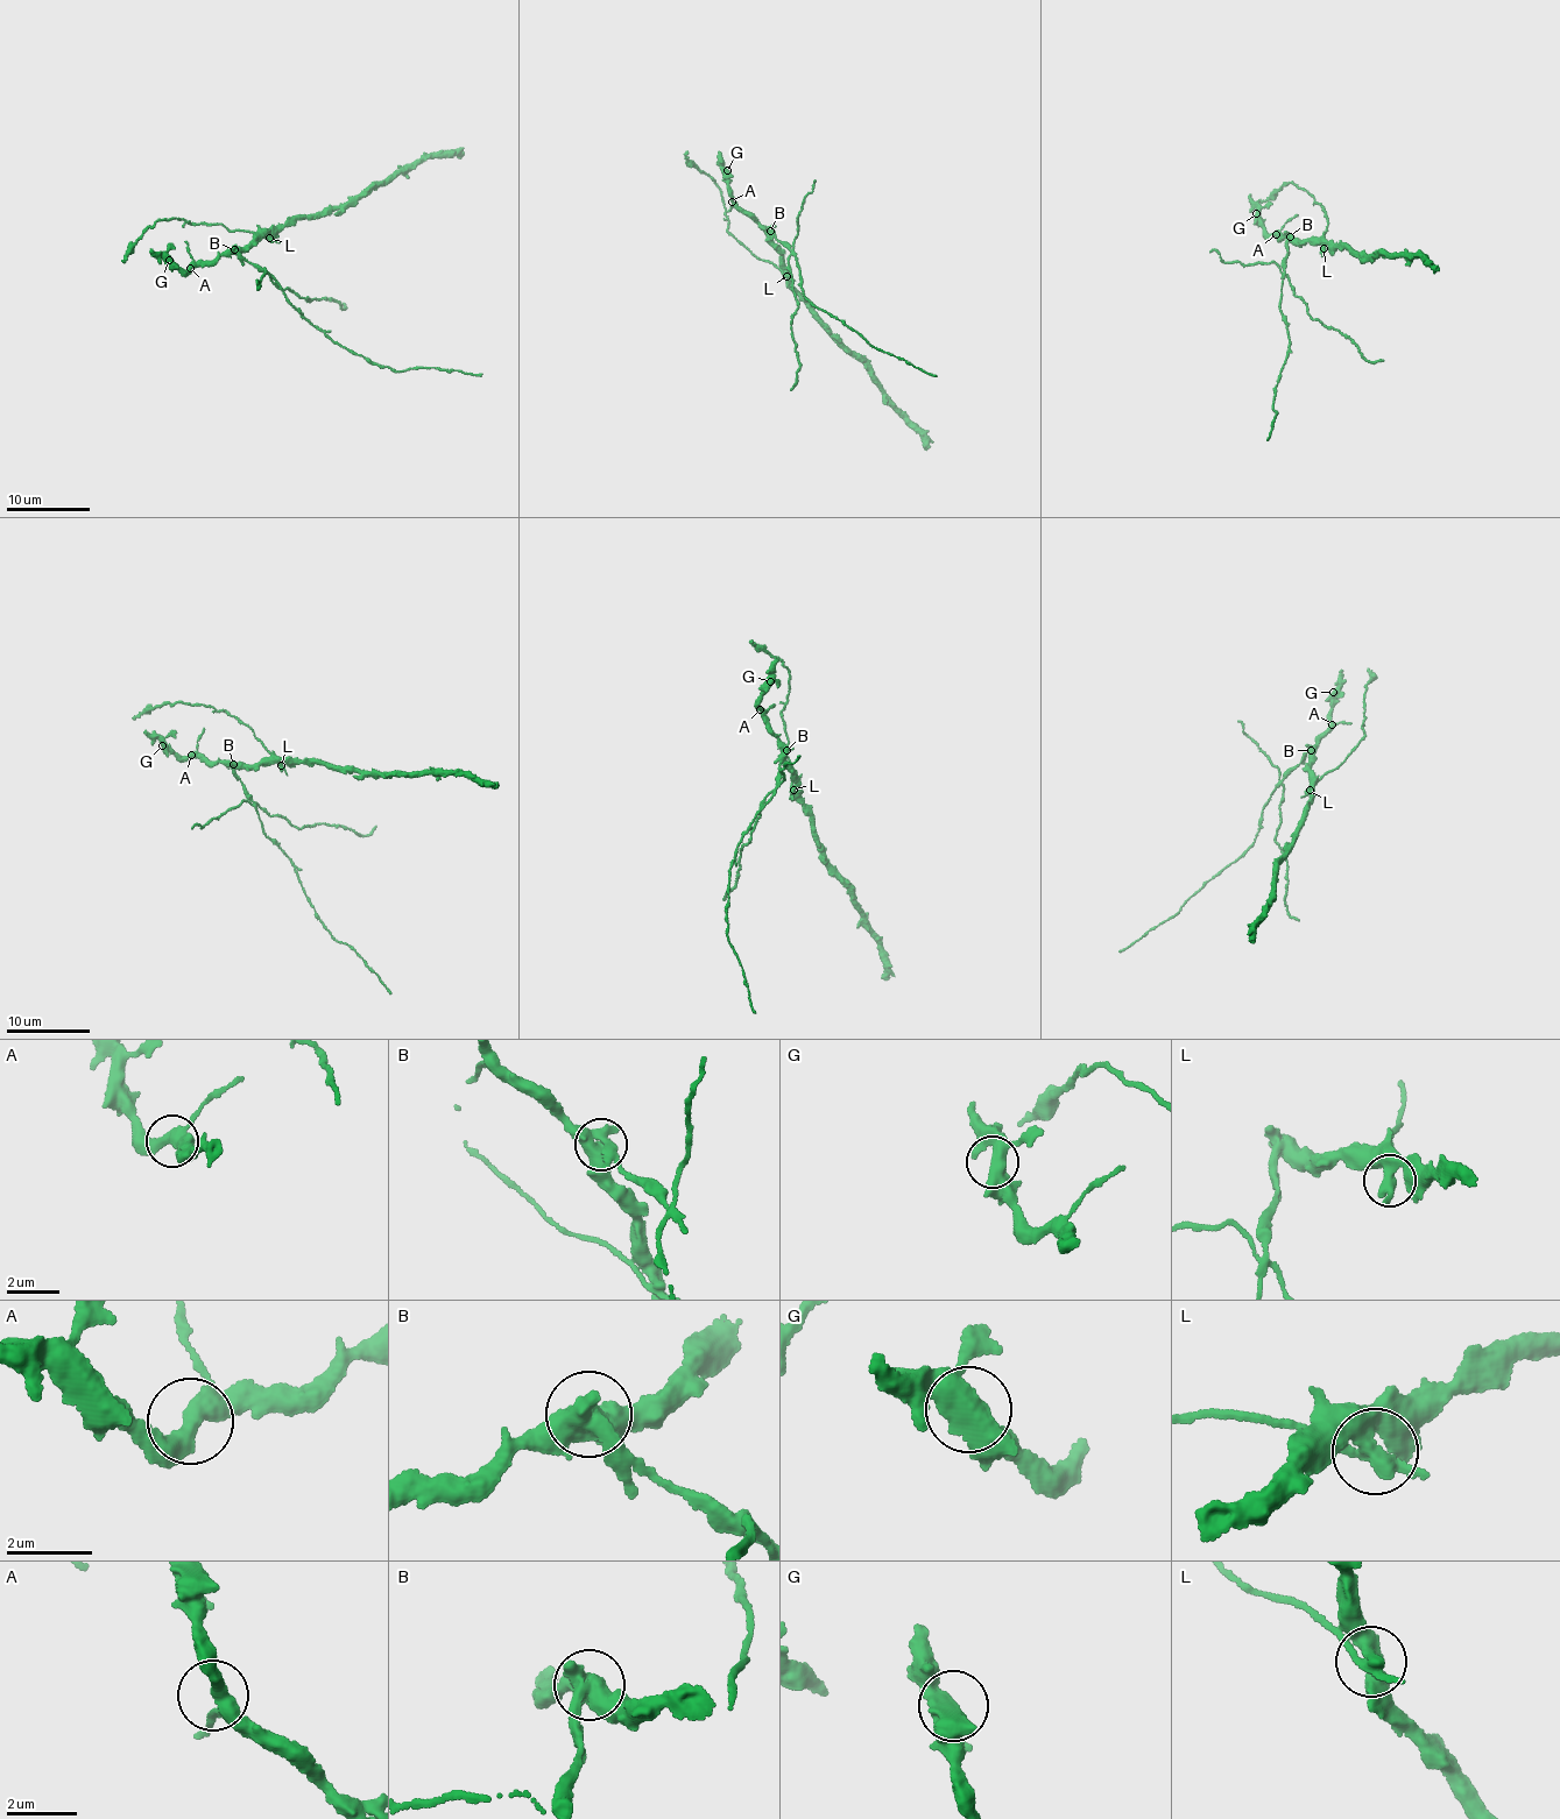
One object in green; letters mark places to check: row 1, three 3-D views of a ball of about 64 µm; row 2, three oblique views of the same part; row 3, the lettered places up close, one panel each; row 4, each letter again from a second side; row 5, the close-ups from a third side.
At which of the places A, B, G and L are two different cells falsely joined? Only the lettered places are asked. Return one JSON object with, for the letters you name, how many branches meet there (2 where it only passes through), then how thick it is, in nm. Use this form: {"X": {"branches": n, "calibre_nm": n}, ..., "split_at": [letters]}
{"B": {"branches": 3, "calibre_nm": 480}, "L": {"branches": 3, "calibre_nm": 360}, "split_at": ["B", "L"]}

